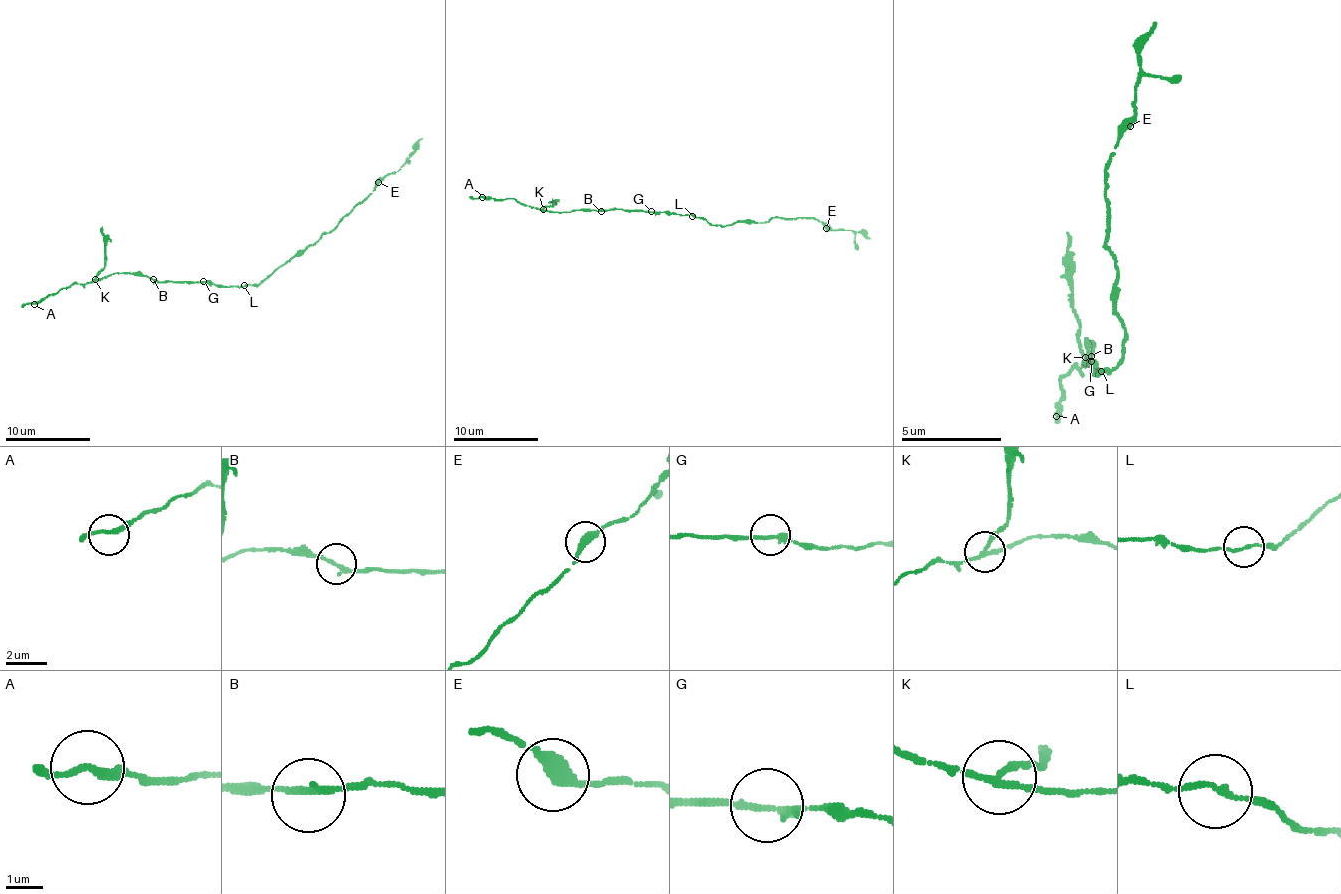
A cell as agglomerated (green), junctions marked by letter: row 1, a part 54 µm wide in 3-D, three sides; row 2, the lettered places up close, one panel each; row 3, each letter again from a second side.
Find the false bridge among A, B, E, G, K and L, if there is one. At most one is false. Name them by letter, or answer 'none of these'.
K

